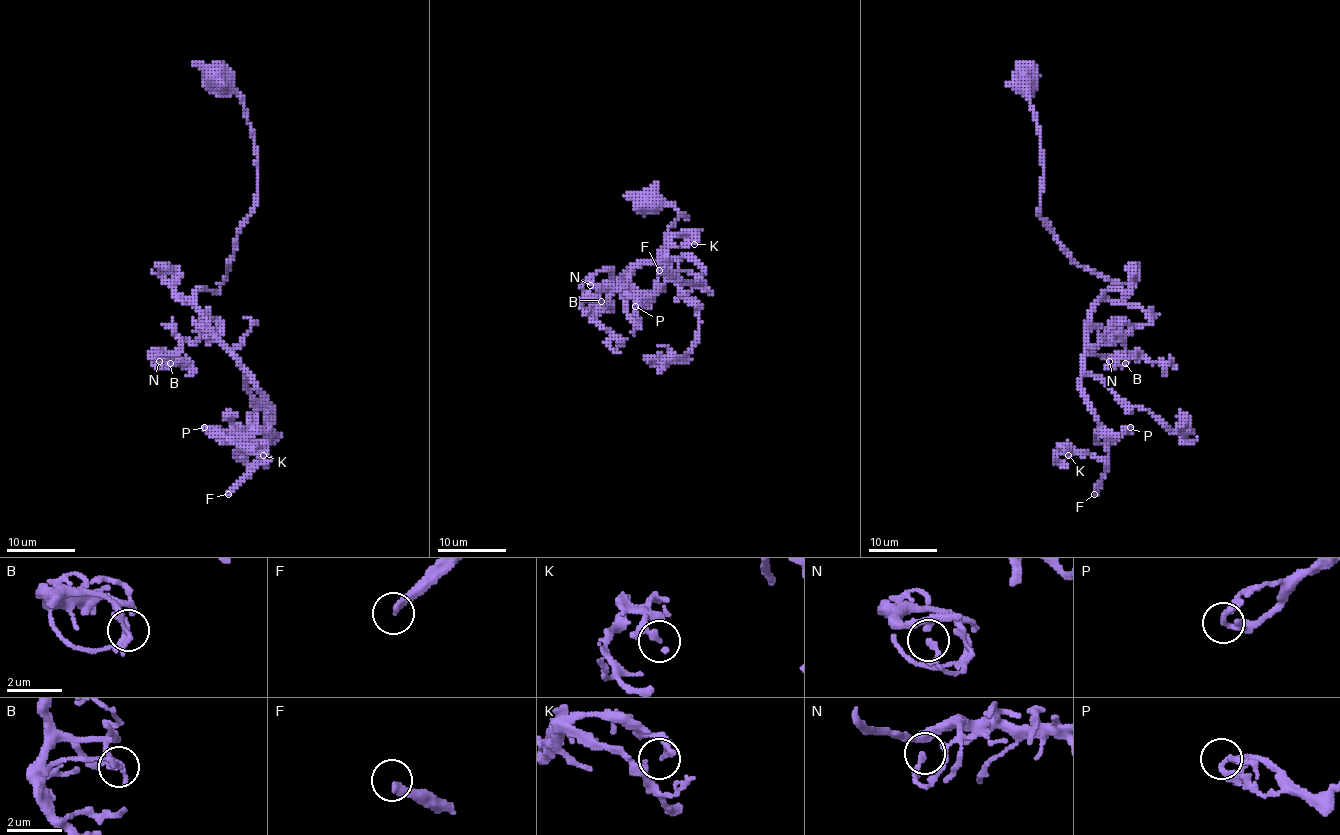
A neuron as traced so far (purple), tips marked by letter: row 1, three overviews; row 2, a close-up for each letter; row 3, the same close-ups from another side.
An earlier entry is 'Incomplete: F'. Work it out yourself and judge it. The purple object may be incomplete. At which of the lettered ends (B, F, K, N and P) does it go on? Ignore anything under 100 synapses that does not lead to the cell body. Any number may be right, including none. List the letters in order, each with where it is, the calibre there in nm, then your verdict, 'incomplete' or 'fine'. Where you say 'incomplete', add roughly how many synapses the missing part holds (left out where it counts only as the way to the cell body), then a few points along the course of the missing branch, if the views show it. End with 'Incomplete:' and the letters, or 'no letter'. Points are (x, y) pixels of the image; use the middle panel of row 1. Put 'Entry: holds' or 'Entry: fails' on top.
Entry: holds
B: place (601, 301); calibre 120 nm; fine
F: place (659, 270); calibre 280 nm; incomplete; 750 synapses
K: place (694, 244); calibre 280 nm; fine
N: place (590, 285); calibre 190 nm; fine
P: place (635, 306); calibre 170 nm; fine
Incomplete: F

